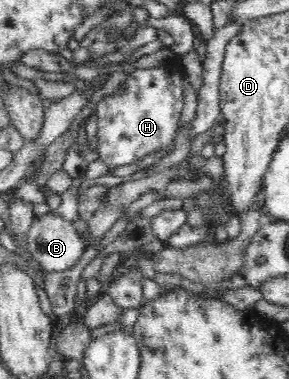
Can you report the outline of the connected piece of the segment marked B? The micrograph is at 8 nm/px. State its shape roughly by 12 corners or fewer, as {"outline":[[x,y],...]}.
{"outline":[[35,215],[27,250],[49,274],[72,268],[85,248],[73,222]]}

